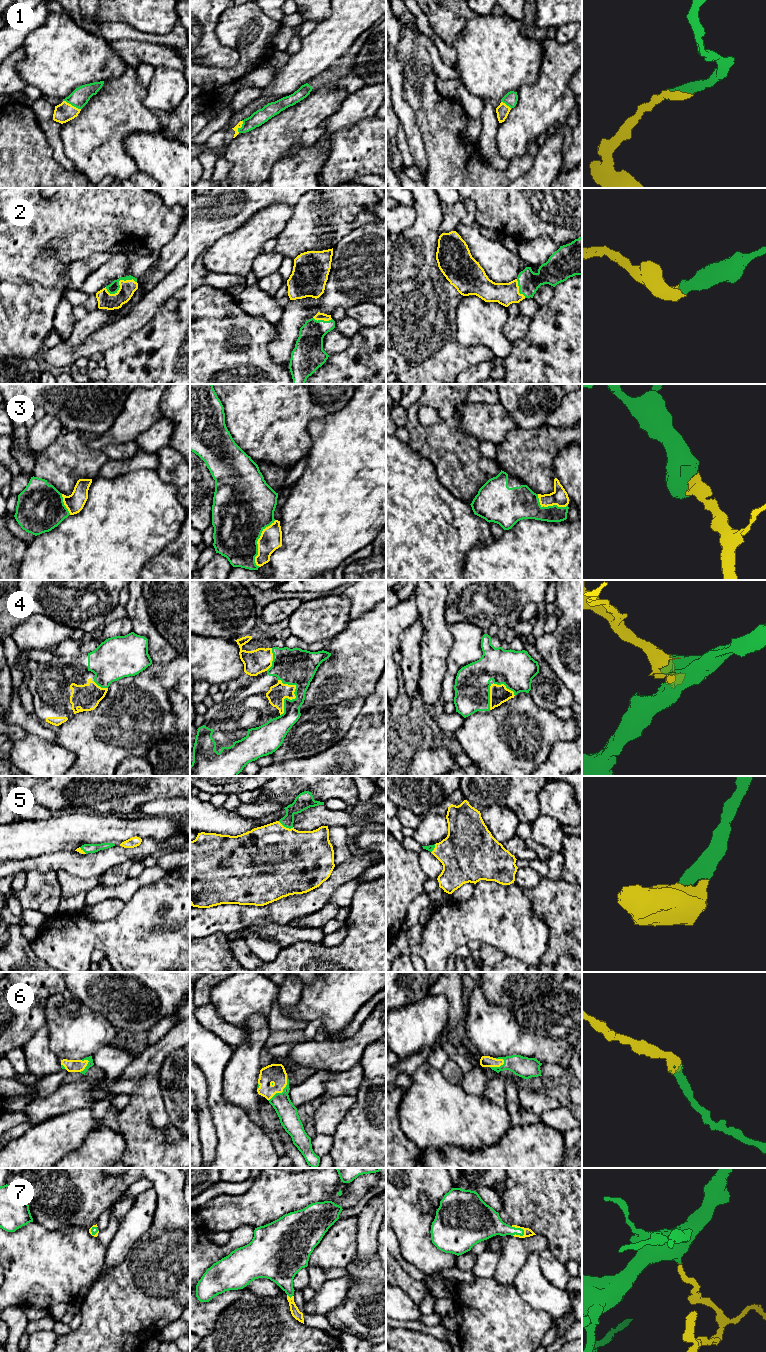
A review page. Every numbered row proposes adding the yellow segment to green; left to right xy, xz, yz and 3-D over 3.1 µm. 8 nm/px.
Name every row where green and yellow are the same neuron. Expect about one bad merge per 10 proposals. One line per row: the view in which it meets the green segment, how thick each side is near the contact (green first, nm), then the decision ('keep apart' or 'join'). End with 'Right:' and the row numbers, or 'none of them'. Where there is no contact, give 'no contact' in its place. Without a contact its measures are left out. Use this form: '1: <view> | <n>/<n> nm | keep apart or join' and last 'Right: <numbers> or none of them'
1: xy | 150/160 nm | join
2: xy | 80/130 nm | join
3: xz | 440/180 nm | join
4: xz | 300/140 nm | join
5: xz | 140/500 nm | join
6: xz | 160/160 nm | join
7: yz | 200/70 nm | join
Right: 1, 2, 3, 4, 5, 6, 7

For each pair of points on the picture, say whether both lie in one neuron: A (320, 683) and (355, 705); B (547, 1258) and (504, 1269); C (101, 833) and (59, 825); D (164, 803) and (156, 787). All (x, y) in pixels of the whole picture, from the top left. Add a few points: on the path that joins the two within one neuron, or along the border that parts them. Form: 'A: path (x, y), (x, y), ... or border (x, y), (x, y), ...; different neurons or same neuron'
A: border (365, 697), (356, 697), (324, 706); different neurons
B: path (536, 1248), (525, 1248), (515, 1258); same neuron
C: path (91, 829), (69, 829); same neuron
D: border (179, 796), (151, 799), (140, 807); different neurons

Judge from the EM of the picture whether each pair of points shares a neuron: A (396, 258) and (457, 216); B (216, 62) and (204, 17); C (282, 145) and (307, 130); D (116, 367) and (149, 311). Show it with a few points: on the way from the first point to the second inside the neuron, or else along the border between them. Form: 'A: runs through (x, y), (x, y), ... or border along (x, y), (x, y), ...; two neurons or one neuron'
A: border along (440, 204), (442, 223), (439, 231); two neurons
B: runs through (212, 51), (205, 44), (205, 28); one neuron
C: runs through (288, 139), (295, 132), (301, 132); one neuron
D: border along (155, 313), (142, 327), (119, 343); two neurons

